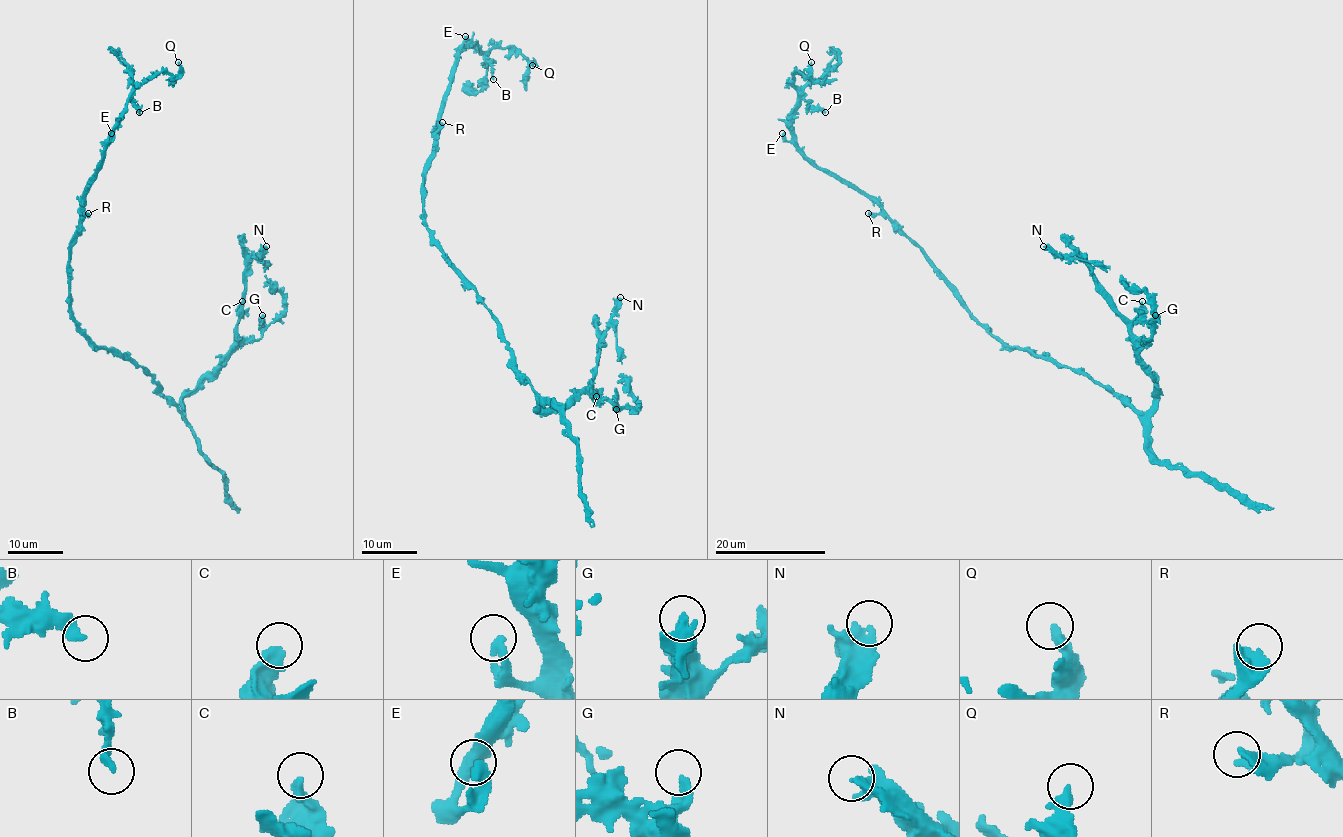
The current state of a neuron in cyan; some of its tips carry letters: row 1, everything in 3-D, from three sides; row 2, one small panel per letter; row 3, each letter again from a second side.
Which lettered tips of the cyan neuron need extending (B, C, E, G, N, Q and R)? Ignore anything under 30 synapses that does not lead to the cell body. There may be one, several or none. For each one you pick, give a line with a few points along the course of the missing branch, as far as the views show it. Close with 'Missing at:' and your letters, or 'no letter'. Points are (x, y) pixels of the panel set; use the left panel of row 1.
Missing at: no letter

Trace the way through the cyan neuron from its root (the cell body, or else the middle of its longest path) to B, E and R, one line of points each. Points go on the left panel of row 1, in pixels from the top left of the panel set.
B: (96, 344), (71, 311), (70, 240), (85, 191), (125, 104), (129, 100), (139, 112)
E: (96, 344), (71, 311), (70, 240), (78, 225), (85, 191), (93, 182), (102, 151), (111, 140), (111, 133)
R: (96, 344), (75, 319), (70, 294), (70, 240), (81, 216), (88, 213)

